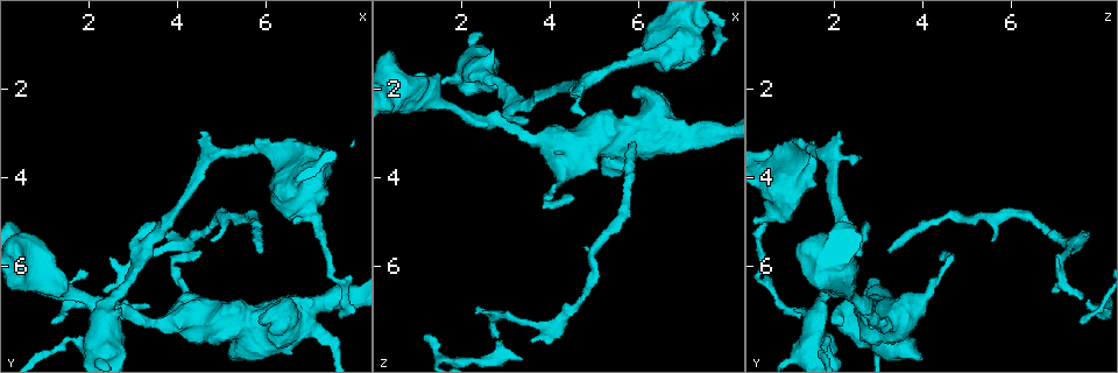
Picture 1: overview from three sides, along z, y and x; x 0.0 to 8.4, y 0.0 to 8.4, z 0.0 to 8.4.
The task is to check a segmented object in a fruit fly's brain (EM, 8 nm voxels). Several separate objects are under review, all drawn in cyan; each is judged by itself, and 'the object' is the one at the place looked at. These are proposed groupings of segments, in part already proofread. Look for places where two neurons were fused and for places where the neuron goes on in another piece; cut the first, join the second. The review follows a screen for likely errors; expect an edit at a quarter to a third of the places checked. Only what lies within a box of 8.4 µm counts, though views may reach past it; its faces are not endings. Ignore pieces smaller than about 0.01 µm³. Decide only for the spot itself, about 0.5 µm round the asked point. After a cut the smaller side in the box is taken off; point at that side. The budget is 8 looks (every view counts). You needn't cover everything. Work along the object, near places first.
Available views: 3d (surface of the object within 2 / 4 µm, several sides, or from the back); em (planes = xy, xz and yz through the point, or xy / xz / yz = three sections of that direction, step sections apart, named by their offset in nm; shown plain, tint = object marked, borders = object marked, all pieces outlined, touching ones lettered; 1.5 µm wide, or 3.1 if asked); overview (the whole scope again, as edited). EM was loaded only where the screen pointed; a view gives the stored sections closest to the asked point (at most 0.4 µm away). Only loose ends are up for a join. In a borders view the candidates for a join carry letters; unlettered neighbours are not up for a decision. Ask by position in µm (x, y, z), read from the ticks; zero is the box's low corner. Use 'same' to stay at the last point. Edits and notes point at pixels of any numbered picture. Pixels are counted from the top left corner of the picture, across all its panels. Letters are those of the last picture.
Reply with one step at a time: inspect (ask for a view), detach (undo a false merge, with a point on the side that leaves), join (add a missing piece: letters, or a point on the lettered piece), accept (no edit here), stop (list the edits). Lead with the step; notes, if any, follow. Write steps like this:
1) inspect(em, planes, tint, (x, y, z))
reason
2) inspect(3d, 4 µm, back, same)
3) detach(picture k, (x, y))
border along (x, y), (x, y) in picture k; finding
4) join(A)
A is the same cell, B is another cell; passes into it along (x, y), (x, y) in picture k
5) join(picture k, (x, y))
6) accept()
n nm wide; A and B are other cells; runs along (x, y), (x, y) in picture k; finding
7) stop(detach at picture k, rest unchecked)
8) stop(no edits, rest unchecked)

inspect(em, planes, borders, (4.50, 3.00, 2.20))

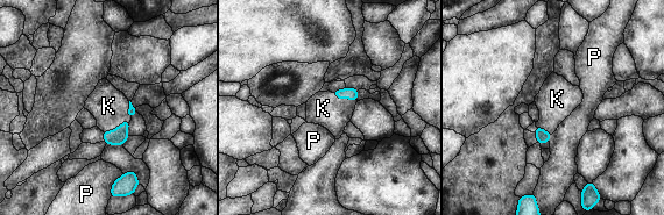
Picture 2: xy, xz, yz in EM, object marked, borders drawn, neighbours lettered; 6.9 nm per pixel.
join(K)
K is the same cell, P is another cell; passes into it along (119, 136), (115, 128), (108, 106) in picture 2; the neuron continues

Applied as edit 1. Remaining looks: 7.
inspect(3d, 2 µm, (1.20, 7.30, 7.55))
an open end

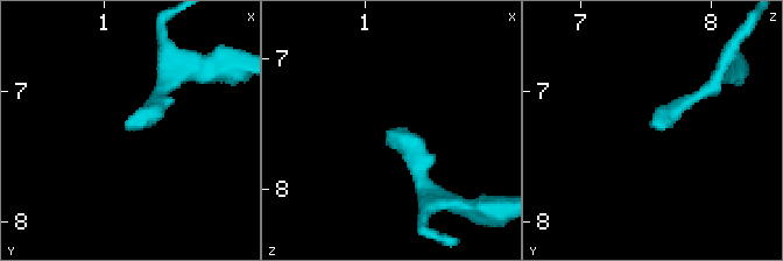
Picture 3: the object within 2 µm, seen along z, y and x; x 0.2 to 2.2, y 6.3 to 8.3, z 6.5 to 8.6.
inspect(em, planes, borders, (1.20, 7.28, 7.58))
shape alone is not enough

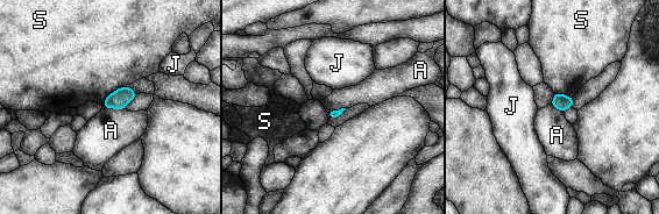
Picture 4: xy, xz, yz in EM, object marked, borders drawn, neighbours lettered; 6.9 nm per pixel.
accept()
S touches over 220 nm; A, J and S are other cells; none of them fits

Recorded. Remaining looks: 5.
inspect(3d, 4 µm, back, (3.35, 7.25, 3.05))
thick turns thin

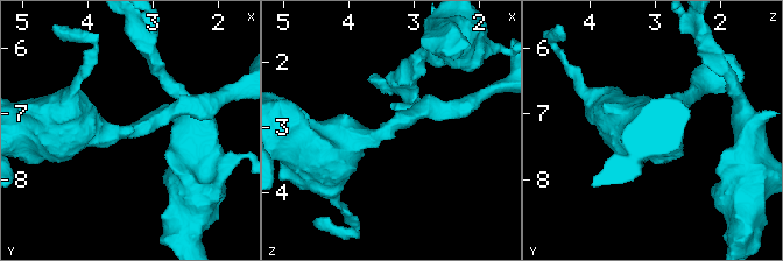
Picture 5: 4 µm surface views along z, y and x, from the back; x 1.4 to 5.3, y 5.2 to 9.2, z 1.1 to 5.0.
inspect(em, planes, tint, (3.40, 7.30, 3.00))

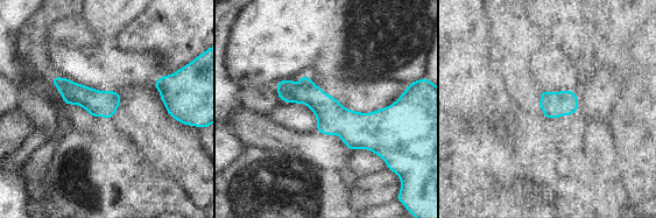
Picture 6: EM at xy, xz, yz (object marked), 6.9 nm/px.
inspect(em, planes, borders, same)
see the neighbours

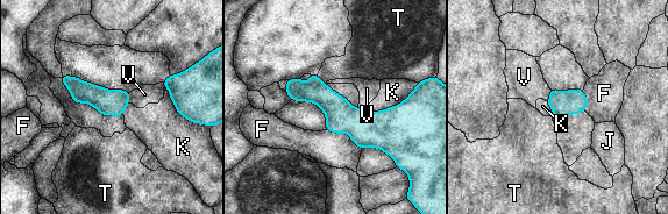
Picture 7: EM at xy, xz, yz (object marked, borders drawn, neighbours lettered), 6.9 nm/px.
accept()
170 nm wide; K touches over 360 nm; F, J, K, T and V are other cells; one neuron here

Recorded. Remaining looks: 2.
stop(join at picture 2, rest unchecked)

